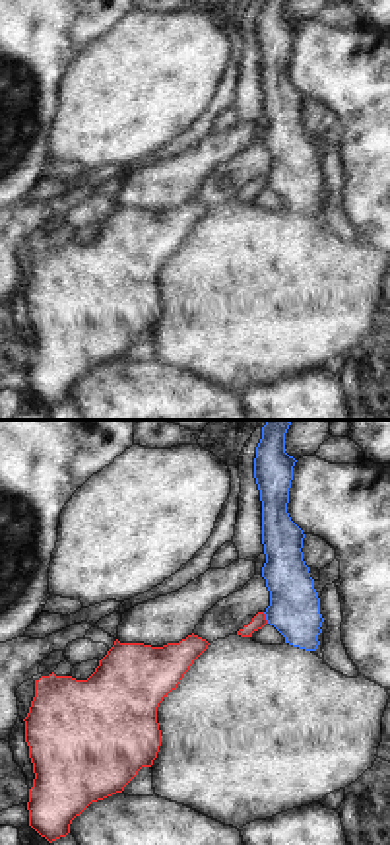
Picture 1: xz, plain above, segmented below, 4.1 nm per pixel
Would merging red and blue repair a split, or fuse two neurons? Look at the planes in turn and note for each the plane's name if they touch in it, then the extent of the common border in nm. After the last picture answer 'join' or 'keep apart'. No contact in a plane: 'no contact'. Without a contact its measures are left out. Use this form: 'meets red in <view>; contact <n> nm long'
meets red in xz; contact 50 nm long

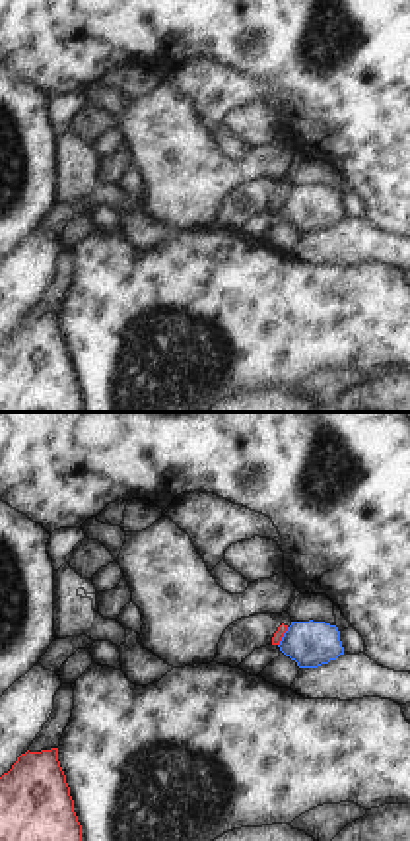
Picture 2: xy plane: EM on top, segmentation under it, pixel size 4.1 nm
meets red in xy; contact 90 nm long

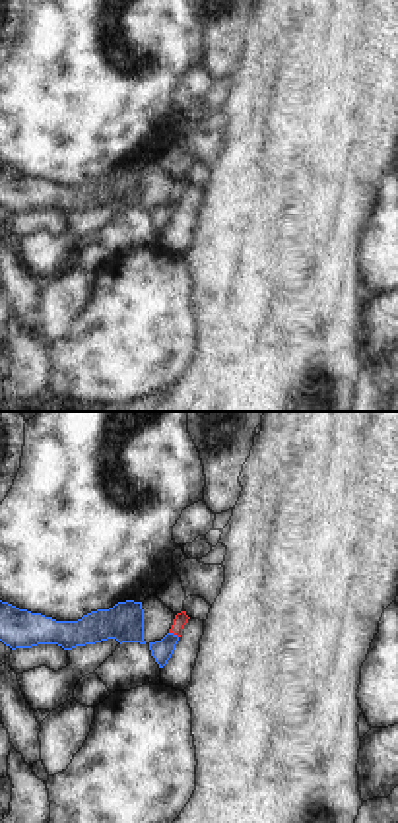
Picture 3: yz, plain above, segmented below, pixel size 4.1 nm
meets red in yz; contact 50 nm long

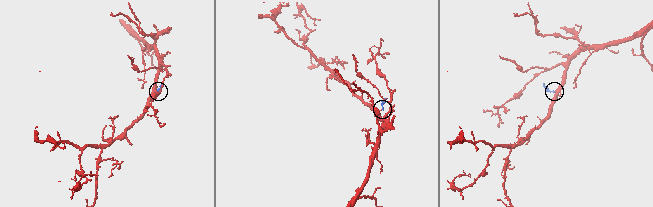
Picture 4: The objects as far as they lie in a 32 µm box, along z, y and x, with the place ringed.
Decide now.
keep apart

